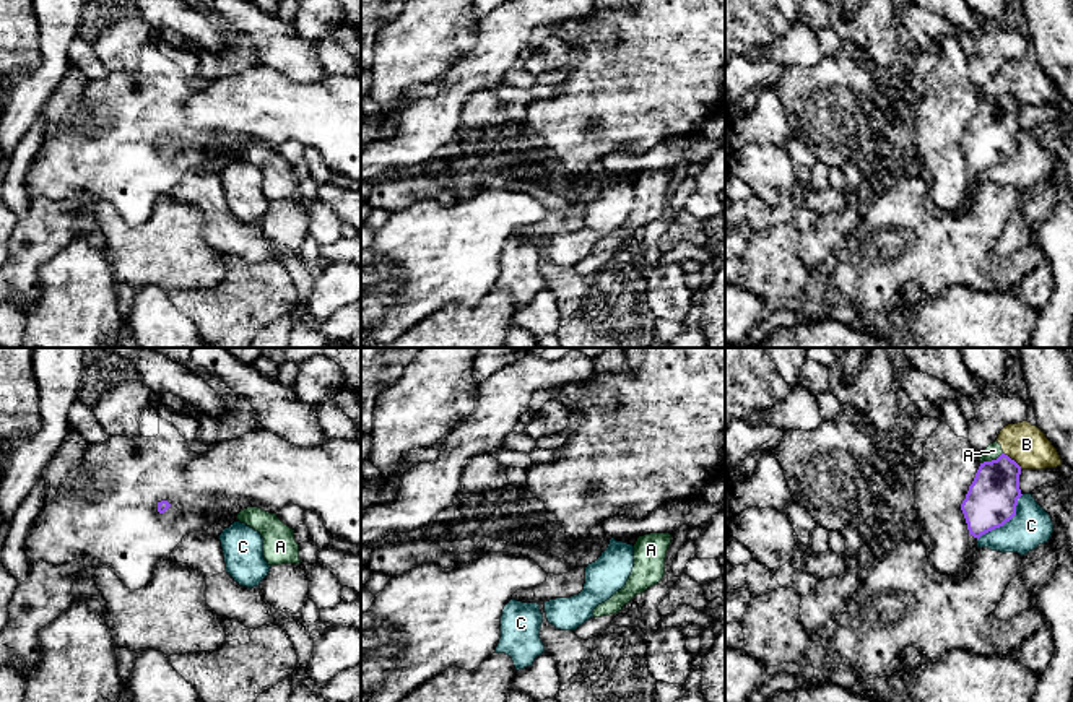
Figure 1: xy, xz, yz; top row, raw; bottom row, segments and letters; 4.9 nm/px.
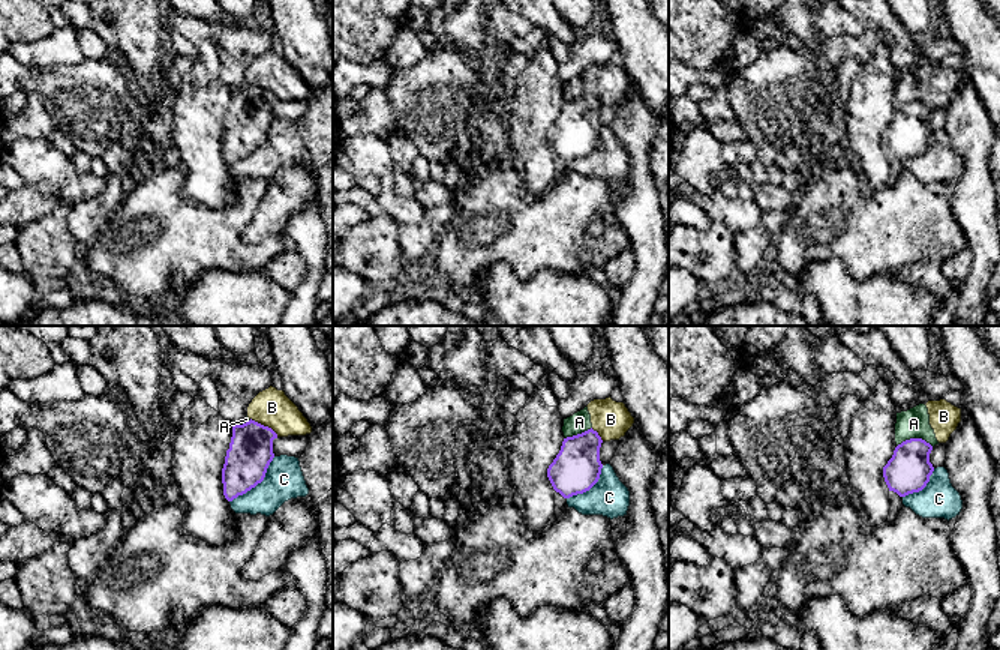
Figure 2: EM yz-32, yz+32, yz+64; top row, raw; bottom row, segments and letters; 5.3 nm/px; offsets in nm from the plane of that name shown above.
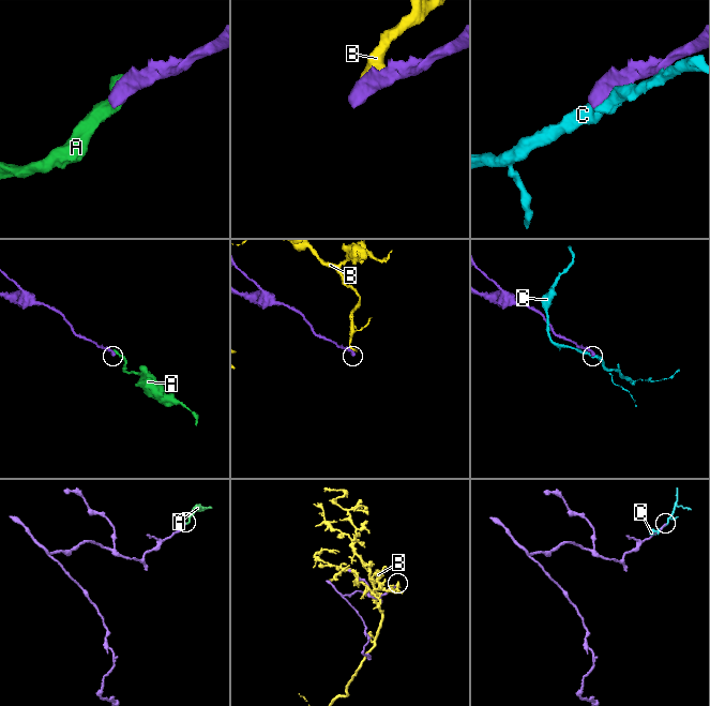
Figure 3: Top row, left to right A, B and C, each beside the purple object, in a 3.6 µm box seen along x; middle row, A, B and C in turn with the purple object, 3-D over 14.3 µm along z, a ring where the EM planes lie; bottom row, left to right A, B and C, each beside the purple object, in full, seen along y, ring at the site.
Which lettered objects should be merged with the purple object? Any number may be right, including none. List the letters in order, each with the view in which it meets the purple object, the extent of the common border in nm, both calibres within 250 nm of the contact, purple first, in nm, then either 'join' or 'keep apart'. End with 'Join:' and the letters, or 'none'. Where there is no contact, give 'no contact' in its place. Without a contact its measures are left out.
A: contact in yz; length 130 nm; calibres 260 and 80 nm; keep apart
B: contact in yz; length 130 nm; calibres 260 and 200 nm; keep apart
C: contact in yz; length 320 nm; calibres 260 and 200 nm; keep apart
Join: none

